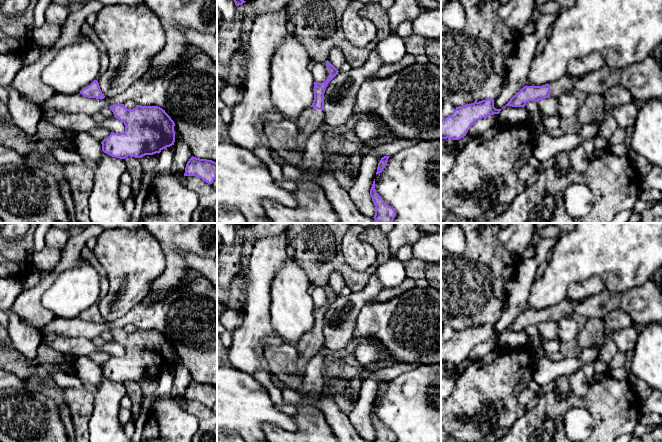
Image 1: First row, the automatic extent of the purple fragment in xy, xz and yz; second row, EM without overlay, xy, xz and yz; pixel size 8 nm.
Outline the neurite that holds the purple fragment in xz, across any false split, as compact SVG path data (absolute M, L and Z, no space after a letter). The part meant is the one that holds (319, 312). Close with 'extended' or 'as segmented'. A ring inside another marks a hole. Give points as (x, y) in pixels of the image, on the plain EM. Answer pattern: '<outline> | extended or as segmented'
M327 284L325 285L329 294L327 304L322 307L314 306L314 324L312 329L305 333L297 346L297 368L298 372L302 375L306 372L308 362L322 349L324 345L324 317L328 307L338 298L338 294Z | extended

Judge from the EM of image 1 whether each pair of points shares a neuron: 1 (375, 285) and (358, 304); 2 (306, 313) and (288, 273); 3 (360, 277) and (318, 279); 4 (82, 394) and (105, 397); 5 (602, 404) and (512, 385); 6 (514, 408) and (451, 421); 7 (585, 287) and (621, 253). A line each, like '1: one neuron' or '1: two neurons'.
1: one neuron
2: one neuron
3: one neuron
4: two neurons
5: two neurons
6: one neuron
7: two neurons

